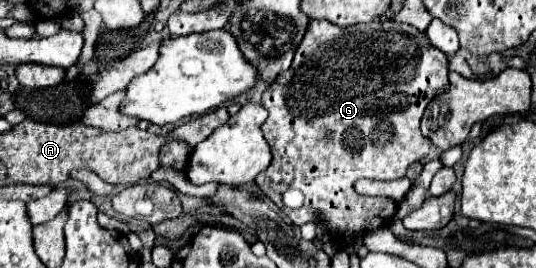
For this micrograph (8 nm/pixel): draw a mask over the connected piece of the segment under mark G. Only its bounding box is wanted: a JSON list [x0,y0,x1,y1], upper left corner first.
[255,19,449,251]

